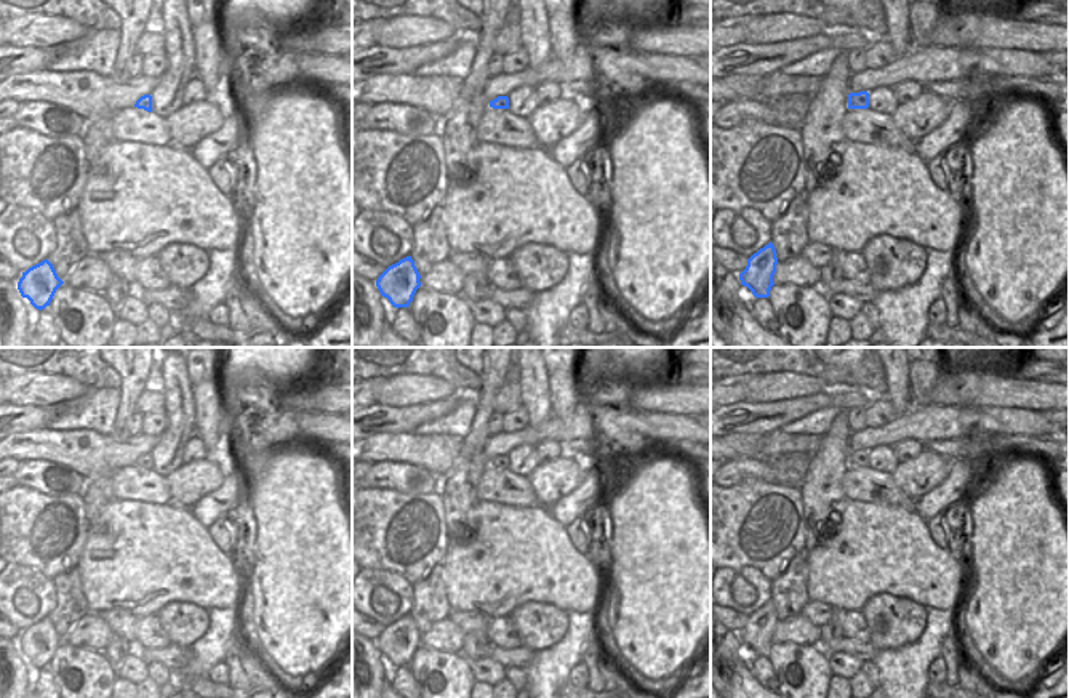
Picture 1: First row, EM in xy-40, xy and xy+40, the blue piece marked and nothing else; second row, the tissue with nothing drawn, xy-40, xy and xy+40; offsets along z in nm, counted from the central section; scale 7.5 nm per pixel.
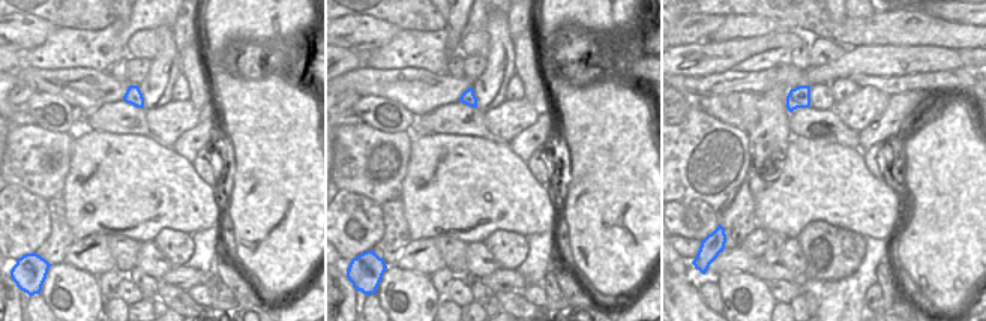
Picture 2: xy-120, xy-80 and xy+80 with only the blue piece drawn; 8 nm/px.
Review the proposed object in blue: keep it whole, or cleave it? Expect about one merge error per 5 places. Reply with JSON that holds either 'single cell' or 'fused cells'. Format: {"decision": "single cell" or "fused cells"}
{"decision": "single cell"}

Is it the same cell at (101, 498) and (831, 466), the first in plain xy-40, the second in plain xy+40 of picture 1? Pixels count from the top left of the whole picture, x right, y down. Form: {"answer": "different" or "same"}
{"answer": "same"}

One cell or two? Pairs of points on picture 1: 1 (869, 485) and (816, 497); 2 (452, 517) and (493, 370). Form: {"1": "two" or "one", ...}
{"1": "two", "2": "one"}

